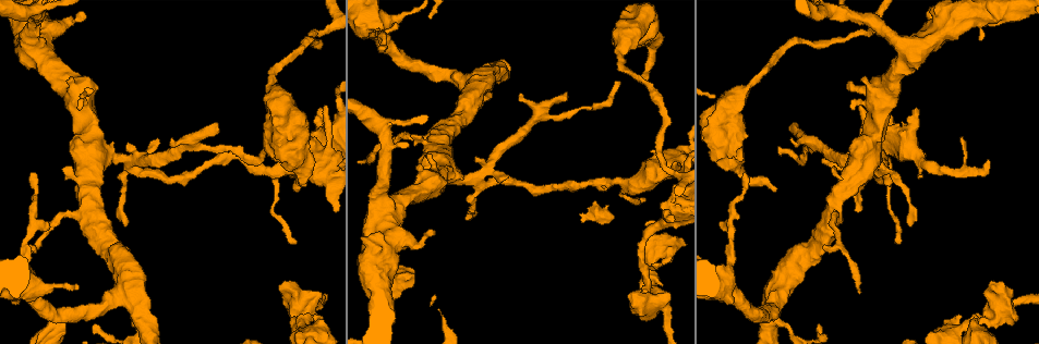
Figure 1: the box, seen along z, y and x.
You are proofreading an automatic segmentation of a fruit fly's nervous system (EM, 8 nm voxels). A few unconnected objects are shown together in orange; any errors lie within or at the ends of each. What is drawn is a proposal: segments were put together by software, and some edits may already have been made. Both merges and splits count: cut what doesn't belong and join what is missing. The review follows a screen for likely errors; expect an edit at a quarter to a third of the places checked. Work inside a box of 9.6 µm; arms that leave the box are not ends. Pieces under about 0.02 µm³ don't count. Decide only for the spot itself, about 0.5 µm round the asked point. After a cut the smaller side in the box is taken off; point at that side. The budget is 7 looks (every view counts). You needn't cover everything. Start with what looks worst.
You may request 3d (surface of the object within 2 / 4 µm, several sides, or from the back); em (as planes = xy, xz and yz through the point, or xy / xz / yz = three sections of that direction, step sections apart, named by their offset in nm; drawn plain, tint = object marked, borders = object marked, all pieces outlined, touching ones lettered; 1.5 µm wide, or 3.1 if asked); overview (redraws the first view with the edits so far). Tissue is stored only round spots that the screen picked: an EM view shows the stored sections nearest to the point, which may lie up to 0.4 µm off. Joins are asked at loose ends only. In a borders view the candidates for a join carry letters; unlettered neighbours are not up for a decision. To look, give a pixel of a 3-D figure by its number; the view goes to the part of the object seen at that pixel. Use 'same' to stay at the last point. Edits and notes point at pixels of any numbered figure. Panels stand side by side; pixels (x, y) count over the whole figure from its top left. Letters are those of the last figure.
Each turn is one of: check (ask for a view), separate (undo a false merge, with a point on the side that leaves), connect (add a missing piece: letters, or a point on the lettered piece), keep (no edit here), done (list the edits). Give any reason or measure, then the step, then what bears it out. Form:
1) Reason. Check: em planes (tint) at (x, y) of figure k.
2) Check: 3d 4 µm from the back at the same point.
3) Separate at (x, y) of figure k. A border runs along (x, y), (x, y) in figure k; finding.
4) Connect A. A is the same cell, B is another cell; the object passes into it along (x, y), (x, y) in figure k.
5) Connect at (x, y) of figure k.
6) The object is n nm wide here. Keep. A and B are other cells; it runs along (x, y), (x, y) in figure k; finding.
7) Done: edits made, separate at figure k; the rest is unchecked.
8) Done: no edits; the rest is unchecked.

Check: em yz step 4 (tint) at (172, 139) of figure 1.

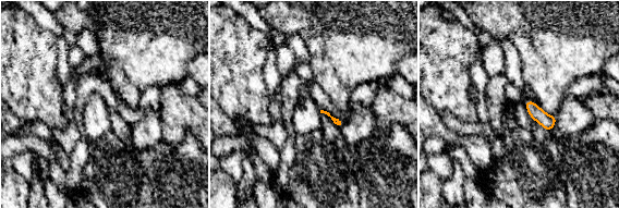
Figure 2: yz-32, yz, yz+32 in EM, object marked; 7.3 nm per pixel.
Another direction. Check: em planes (borders) at the same point.

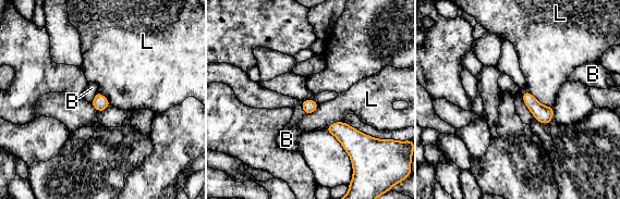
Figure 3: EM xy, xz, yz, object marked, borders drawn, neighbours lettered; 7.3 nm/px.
Keep. B and L are other cells; no lettered piece goes on from it.

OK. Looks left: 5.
Stops while still wide. Check: em planes (borders) at (81, 107) of figure 1.

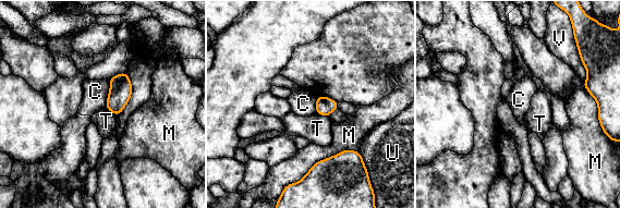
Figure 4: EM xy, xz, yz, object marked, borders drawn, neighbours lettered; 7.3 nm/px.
Keep. C, M, T, U and V are other cells; a border runs along (316, 112), (328, 117) in figure 4; none of them fits.

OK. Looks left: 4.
An open end. Check: 3d 4 µm at (290, 322) of figure 1.

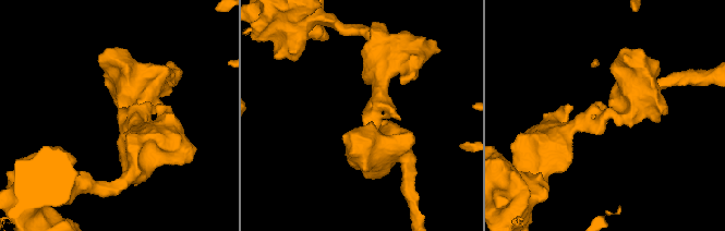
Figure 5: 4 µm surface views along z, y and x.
Now the EM. Check: em planes (borders) at (621, 120) of figure 5.

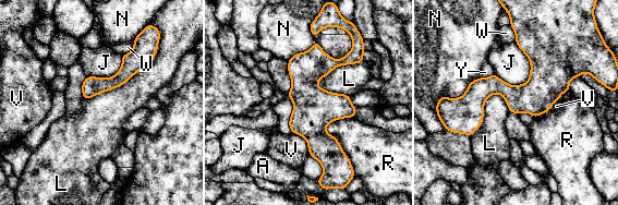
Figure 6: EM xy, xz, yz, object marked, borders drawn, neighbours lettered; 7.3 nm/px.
Keep. A, J, L, N, R, V, W and Y are other cells; it runs along (316, 46), (312, 128), (326, 164) in figure 6; none of them fits.

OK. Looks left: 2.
Done: no edits; the rest is unchecked.

